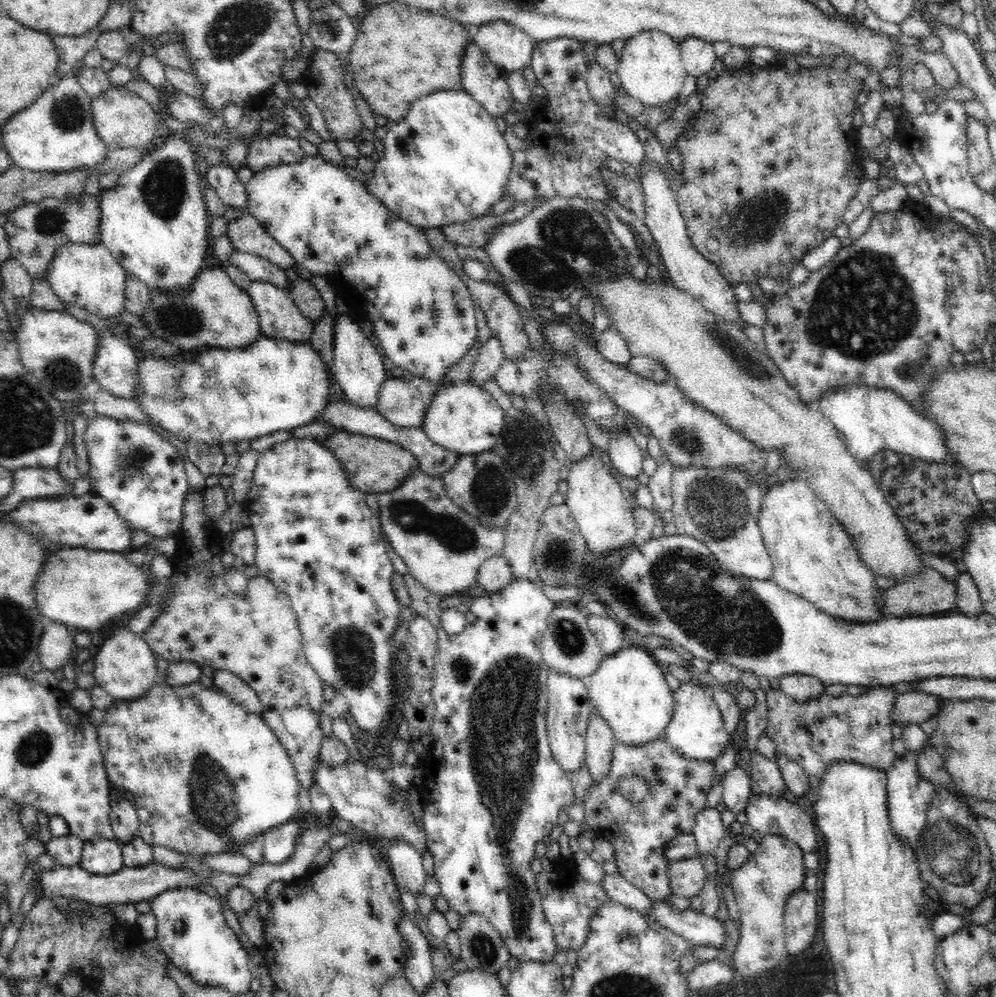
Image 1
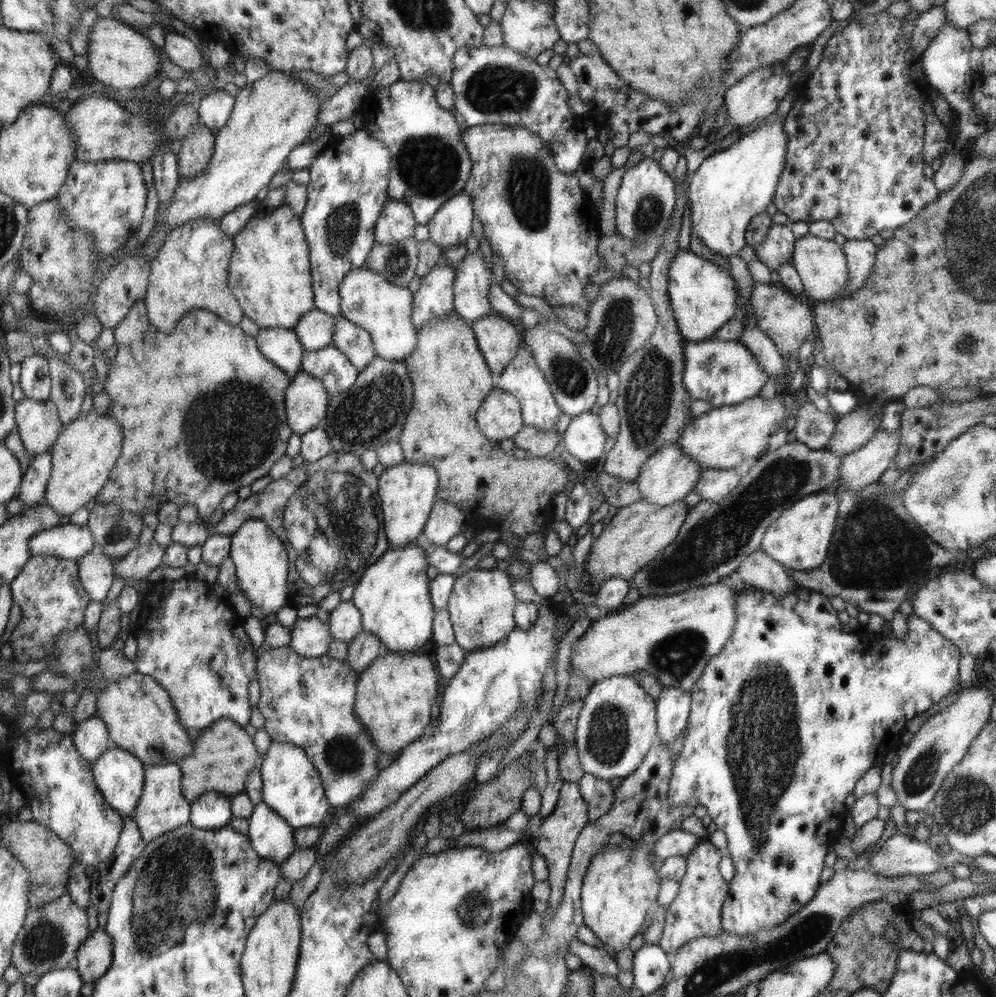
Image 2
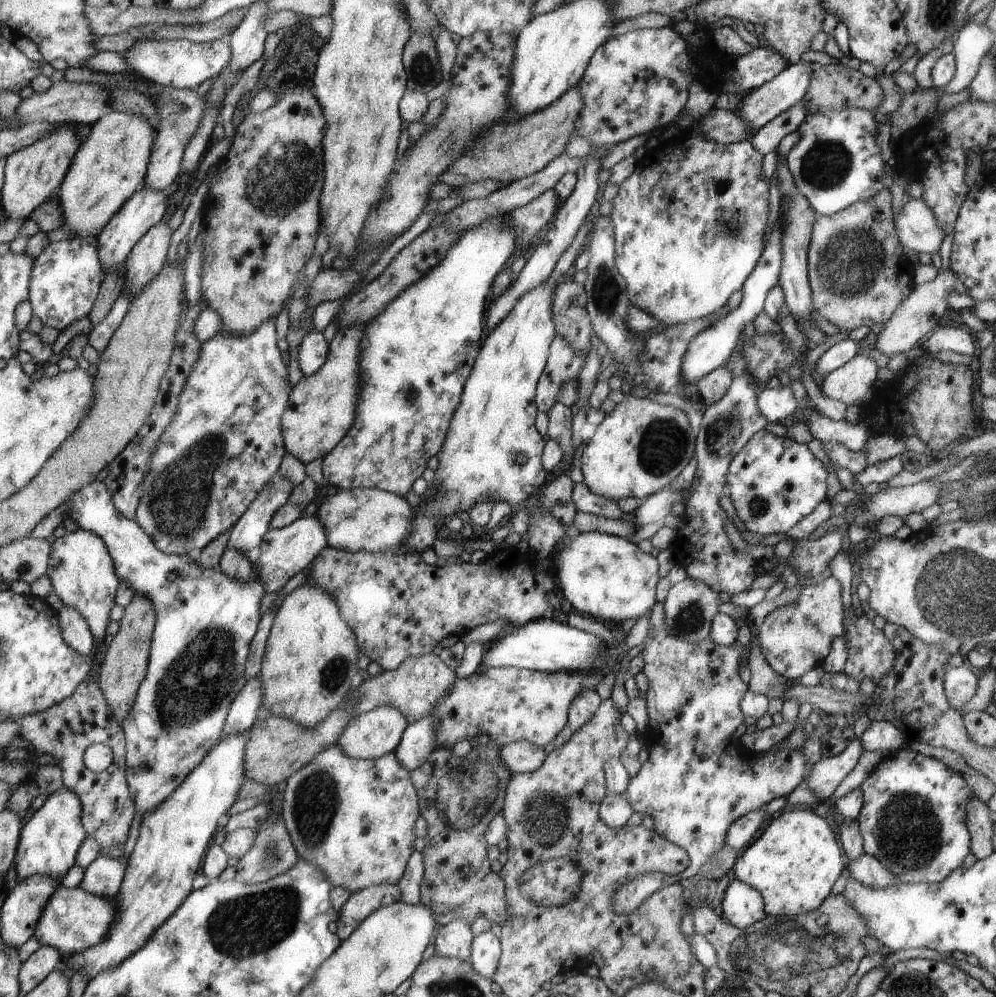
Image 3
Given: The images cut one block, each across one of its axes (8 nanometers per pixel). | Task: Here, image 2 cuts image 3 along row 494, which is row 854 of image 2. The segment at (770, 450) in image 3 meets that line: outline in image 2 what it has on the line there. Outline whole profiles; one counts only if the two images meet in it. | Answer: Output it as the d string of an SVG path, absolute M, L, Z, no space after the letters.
M746 586L741 587L737 598L737 622L733 628L733 634L729 642L720 654L709 660L704 674L697 680L696 686L691 690L692 702L689 714L689 726L685 728L682 751L673 764L669 780L668 800L670 806L684 807L687 802L696 799L698 805L707 808L708 816L711 816L717 828L727 836L728 853L735 866L734 878L729 882L731 889L728 898L725 899L724 915L721 924L726 934L736 937L750 937L756 935L763 928L770 928L782 924L789 919L790 915L796 914L817 894L820 886L820 874L824 868L824 856L828 848L834 844L834 840L840 837L844 818L848 814L844 800L854 790L856 782L875 766L878 754L894 751L898 746L898 739L905 730L908 720L928 710L933 704L942 700L950 692L958 689L958 663L962 654L951 642L944 638L937 630L934 630L924 618L916 616L912 611L907 618L908 633L906 637L897 639L890 637L890 642L880 648L882 640L878 642L878 652L870 652L870 664L862 661L862 654L866 648L870 648L870 642L860 642L858 632L848 634L840 630L840 620L834 614L834 608L830 600L822 593L814 590L798 587L794 592L786 592L782 596L762 590L749 590Z

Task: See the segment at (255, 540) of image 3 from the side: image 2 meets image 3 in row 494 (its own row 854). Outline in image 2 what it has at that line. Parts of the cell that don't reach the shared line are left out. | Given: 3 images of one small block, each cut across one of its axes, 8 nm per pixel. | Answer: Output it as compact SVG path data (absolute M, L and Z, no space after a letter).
M264 801L253 806L247 836L256 851L268 860L283 863L295 849L293 828Z

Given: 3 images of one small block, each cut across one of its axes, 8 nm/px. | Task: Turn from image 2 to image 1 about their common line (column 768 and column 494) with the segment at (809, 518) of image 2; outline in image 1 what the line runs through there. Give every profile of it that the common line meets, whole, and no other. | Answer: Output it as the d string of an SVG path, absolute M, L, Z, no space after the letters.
M421 469L417 471L403 487L394 492L378 495L377 515L382 533L386 535L394 552L402 558L411 574L424 588L433 594L445 596L468 596L469 589L478 584L476 580L479 566L488 558L503 554L505 528L487 528L478 518L454 505L448 497L442 478L433 478Z

